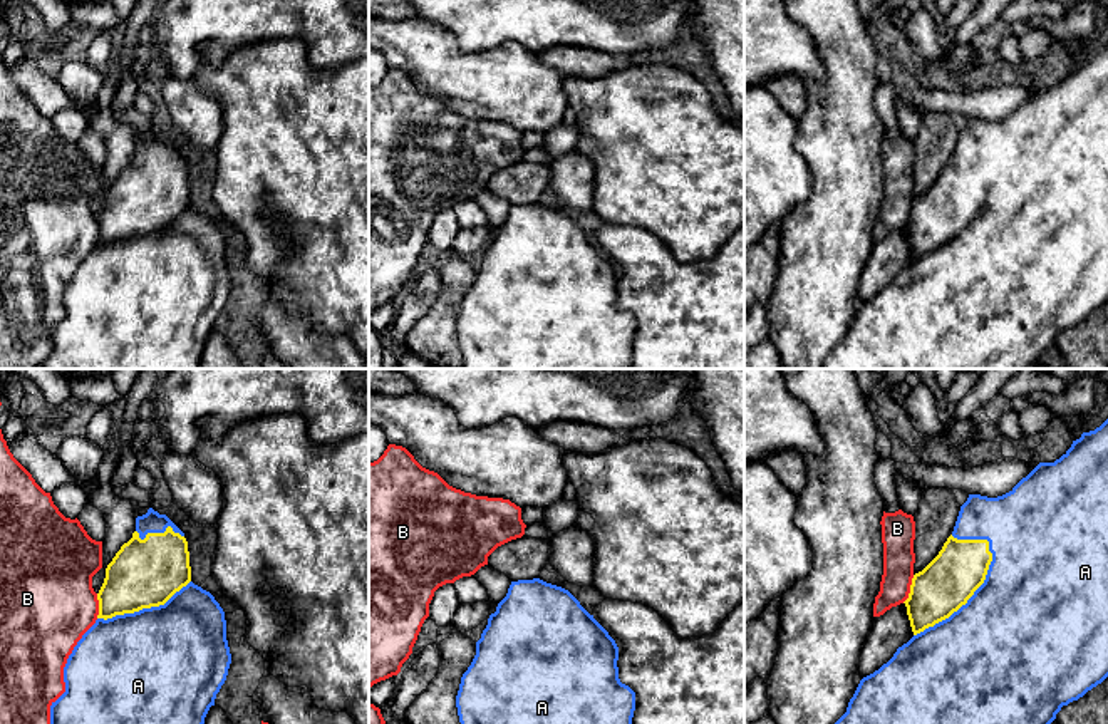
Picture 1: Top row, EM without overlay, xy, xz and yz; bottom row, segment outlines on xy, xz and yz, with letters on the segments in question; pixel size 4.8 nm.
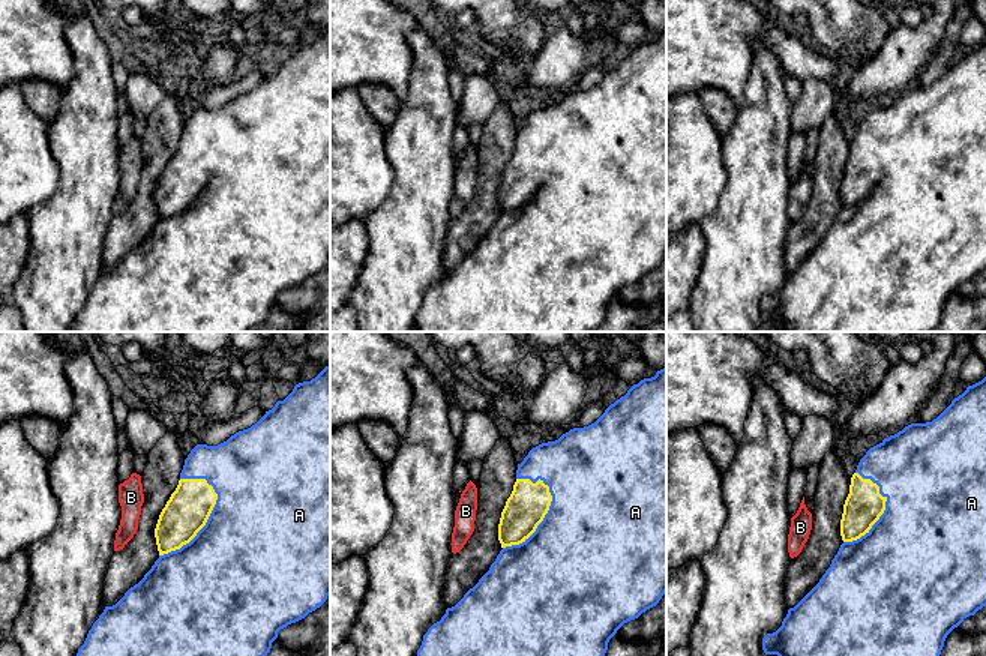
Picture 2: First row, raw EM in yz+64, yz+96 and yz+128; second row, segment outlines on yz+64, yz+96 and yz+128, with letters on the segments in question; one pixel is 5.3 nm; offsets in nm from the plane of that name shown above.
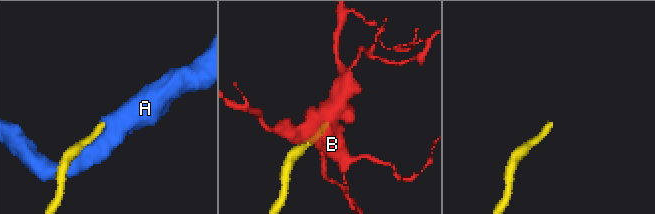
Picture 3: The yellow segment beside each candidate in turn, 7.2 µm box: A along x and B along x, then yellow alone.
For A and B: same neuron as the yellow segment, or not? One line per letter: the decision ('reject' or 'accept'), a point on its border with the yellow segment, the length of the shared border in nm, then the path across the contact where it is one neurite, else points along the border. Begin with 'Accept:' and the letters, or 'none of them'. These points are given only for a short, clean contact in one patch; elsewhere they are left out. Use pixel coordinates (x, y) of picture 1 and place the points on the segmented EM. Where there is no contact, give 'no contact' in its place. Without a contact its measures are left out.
Accept: A
A: accept | yz (971, 595) | 600 nm
B: reject | yz (911, 589) | 150 nm

